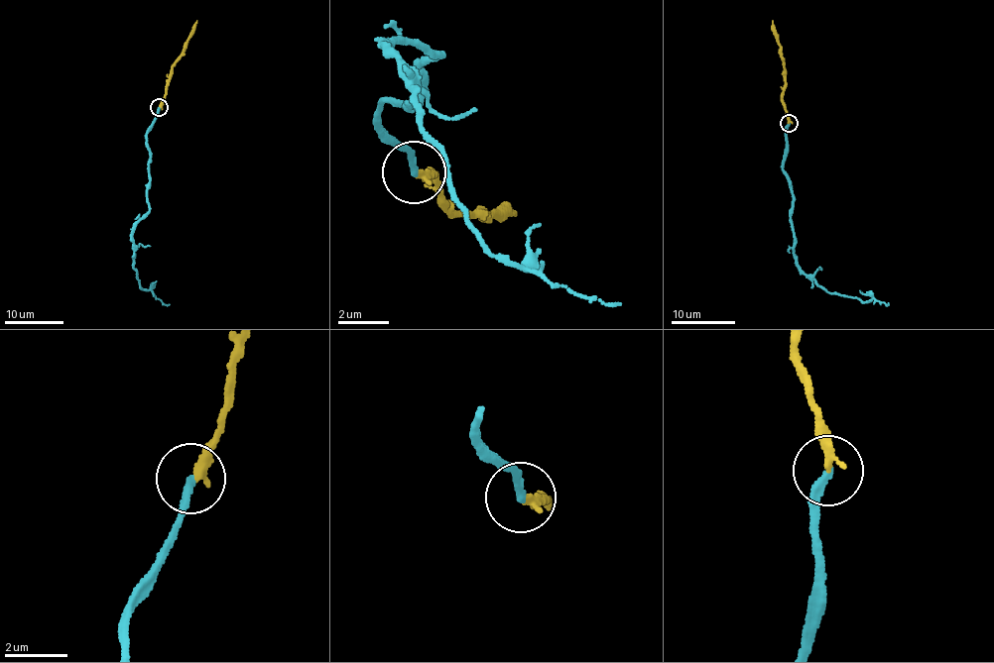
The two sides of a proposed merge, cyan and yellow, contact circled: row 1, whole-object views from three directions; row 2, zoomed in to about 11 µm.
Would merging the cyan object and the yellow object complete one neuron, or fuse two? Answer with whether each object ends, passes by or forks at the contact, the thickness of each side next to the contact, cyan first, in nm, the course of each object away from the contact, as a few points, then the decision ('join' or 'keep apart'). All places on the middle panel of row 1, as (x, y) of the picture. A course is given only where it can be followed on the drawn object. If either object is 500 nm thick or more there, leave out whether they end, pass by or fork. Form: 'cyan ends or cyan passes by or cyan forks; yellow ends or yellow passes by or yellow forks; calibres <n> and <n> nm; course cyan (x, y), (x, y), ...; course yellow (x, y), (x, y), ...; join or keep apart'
cyan ends; yellow ends; calibres 260 and 300 nm; course cyan (412, 170), (379, 119), (389, 95), (416, 101), (438, 50), (408, 40), (385, 43), (467, 230), (619, 303); course yellow (419, 171), (433, 171), (447, 217), (478, 210), (479, 222), (504, 207), (517, 216); join

